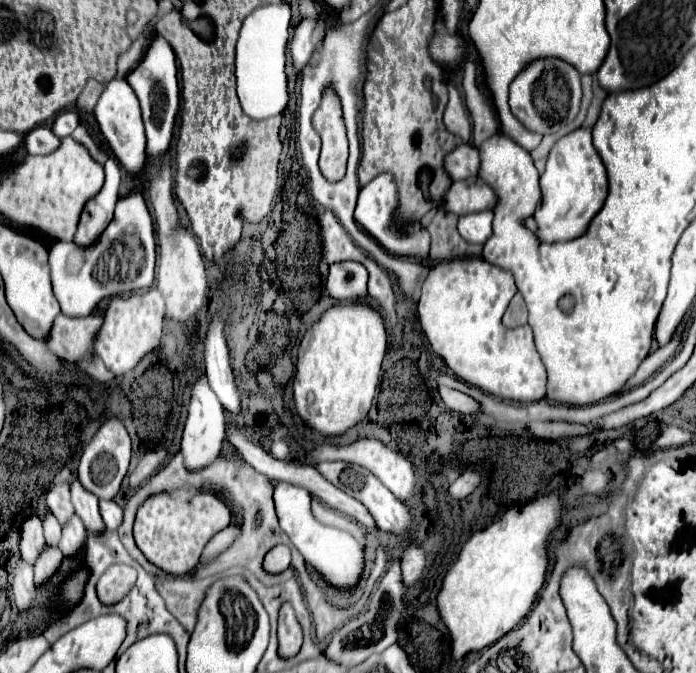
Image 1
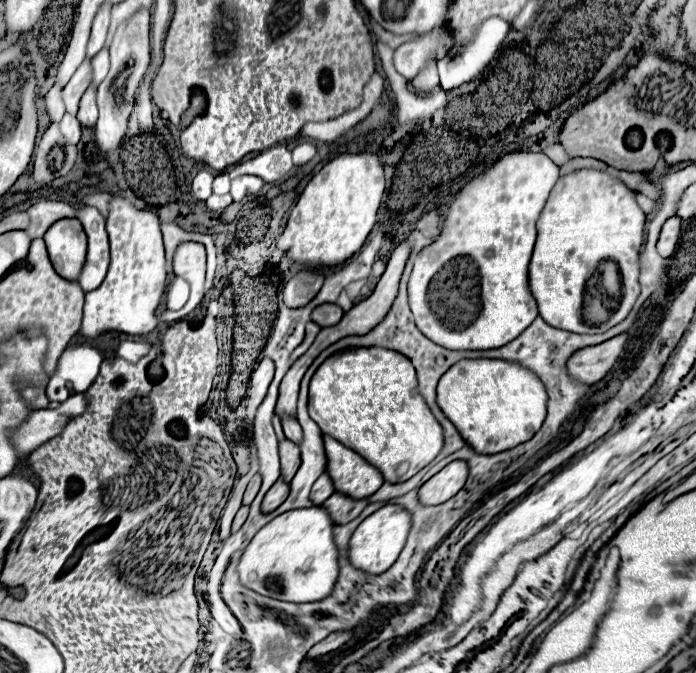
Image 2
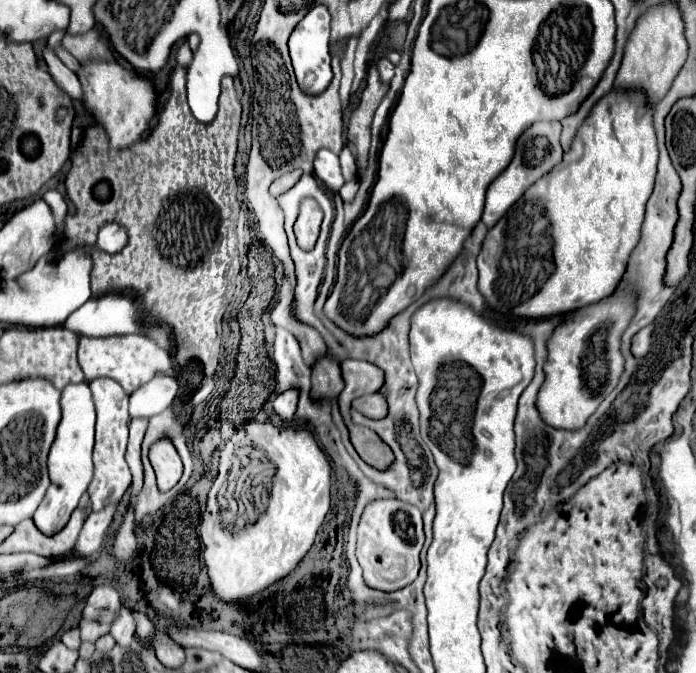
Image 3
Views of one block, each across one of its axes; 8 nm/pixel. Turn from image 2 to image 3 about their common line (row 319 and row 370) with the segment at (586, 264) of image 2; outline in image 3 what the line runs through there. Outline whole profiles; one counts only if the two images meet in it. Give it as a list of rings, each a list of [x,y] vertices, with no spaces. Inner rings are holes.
[[[616,288],[610,296],[596,304],[588,304],[584,308],[576,308],[564,316],[564,320],[554,328],[552,336],[546,342],[546,362],[544,362],[544,384],[538,390],[536,396],[536,410],[544,424],[558,428],[558,430],[578,430],[586,424],[586,420],[596,412],[600,402],[616,388],[620,382],[620,376],[624,372],[624,356],[620,352],[620,338],[624,330],[628,328],[630,320],[636,314],[636,292],[632,288]],[[598,328],[606,328],[606,368],[604,382],[598,386],[598,374],[596,374],[596,388],[588,384],[584,378],[582,368],[582,356],[588,348],[590,336]]]

